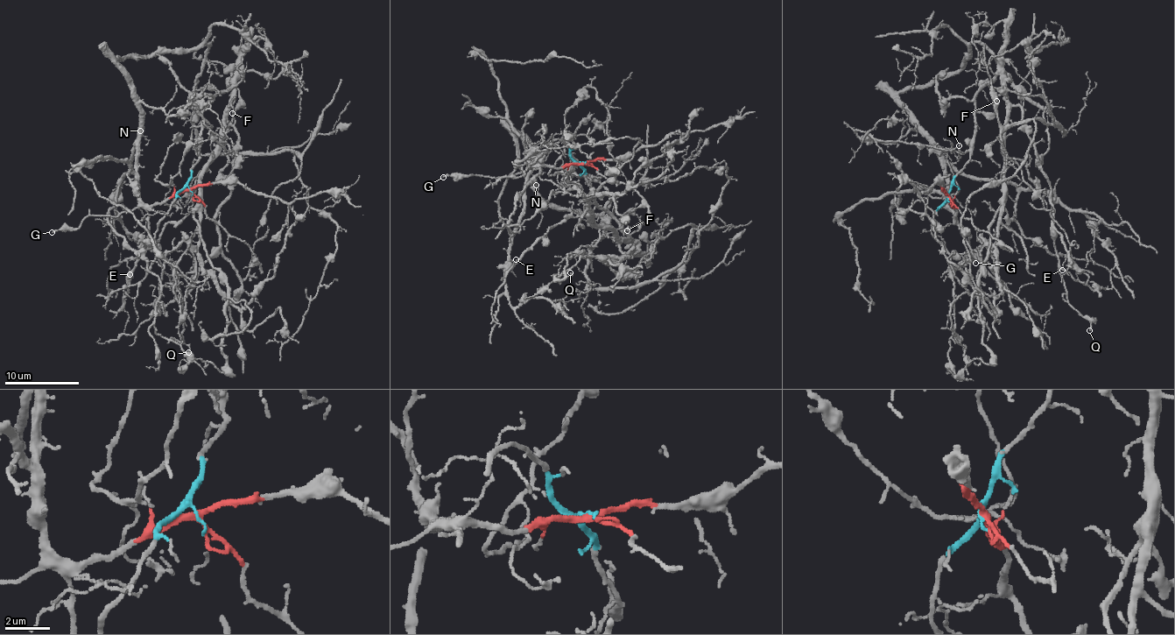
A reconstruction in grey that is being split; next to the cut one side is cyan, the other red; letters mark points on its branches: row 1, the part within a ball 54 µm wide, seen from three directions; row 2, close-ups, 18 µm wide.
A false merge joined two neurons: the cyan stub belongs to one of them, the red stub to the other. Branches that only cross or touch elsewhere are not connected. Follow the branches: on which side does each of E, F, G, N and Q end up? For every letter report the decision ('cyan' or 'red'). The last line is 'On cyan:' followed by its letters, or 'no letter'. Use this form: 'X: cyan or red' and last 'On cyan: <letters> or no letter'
E: cyan
F: cyan
G: red
N: red
Q: cyan
On cyan: E, F, Q

